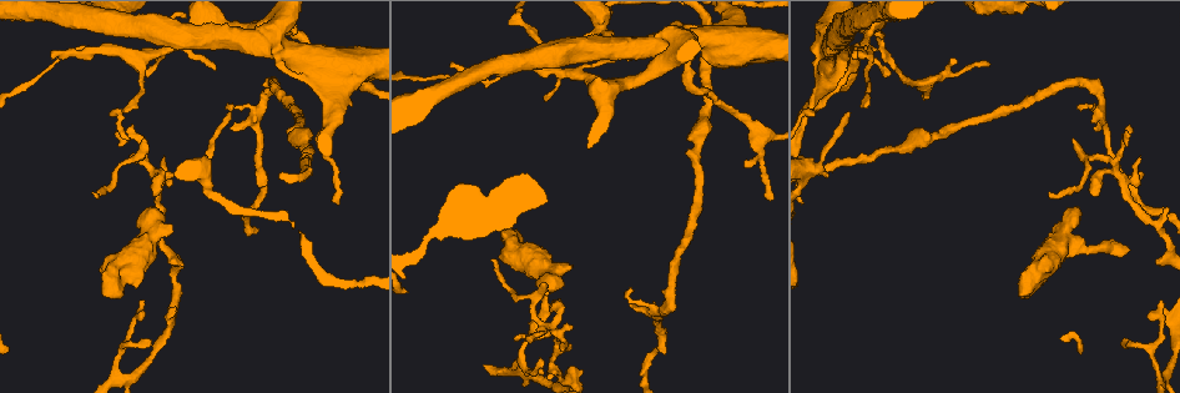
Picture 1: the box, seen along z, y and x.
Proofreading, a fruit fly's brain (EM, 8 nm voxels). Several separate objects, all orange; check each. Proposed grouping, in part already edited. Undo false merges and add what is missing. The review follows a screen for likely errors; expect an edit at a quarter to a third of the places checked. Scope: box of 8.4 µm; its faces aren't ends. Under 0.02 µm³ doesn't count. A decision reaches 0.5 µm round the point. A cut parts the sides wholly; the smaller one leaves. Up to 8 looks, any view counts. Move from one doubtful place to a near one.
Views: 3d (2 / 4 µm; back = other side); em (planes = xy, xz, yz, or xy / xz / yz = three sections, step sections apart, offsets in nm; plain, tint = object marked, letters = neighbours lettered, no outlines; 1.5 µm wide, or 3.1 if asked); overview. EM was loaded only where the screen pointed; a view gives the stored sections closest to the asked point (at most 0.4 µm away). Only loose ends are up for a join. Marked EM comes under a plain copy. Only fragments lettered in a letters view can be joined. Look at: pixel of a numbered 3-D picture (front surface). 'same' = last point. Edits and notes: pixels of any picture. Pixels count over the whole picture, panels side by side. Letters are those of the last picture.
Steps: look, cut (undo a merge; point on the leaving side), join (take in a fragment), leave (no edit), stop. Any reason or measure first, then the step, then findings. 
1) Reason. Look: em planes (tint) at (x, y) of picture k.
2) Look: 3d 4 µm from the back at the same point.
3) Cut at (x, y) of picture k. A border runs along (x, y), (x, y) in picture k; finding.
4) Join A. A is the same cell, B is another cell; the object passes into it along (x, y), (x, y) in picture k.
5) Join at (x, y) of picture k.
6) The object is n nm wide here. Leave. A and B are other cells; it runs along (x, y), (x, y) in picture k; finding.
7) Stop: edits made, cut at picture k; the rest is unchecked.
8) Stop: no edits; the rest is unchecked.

Branch stops here. Look: 3d 2 µm from the back at (165, 156) of picture 1.

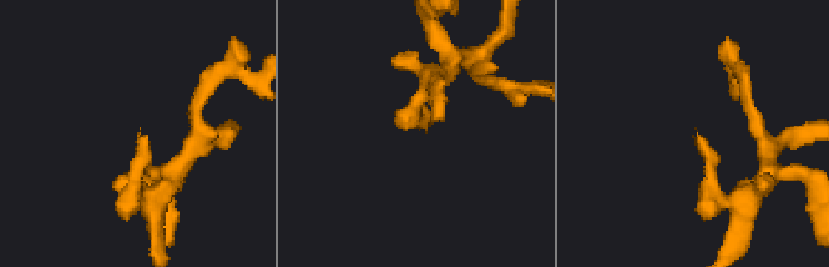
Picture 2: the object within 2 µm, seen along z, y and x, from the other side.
Need the tissue. Look: em planes (letters) at (419, 126) of picture 2.

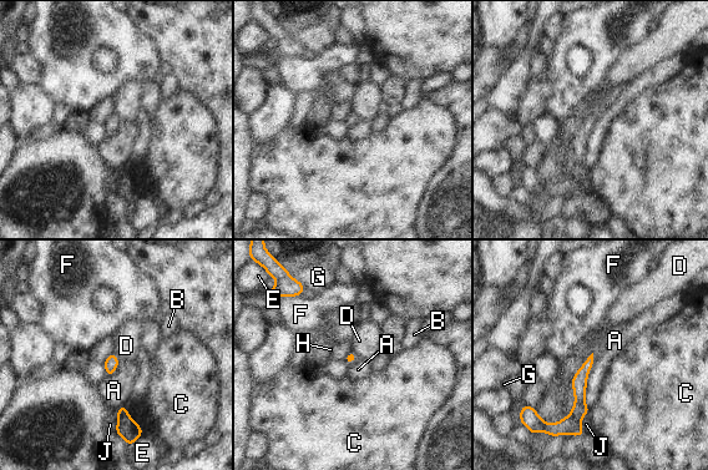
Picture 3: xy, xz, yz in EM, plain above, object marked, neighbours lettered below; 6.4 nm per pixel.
The longest contact is with A, 360 nm. Leave. A, B, C, D, E, F, G, H and J are other cells; it runs along (590, 360), (580, 378), (574, 431) in picture 3; none of them fits.

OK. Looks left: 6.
An open end. Look: 3d 4 µm at (491, 259) of picture 1.

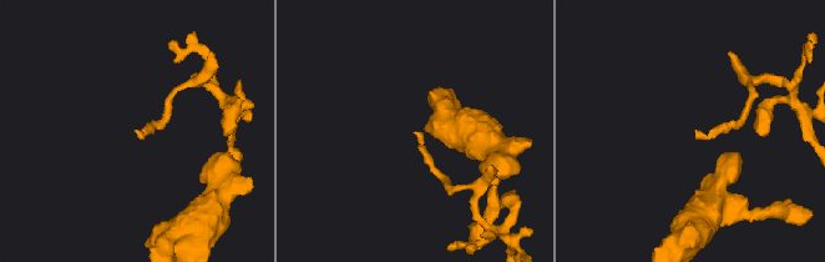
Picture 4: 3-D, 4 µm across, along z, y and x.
Shape alone is not enough. Look: em xy step 4 (letters) at (136, 130) of picture 4.

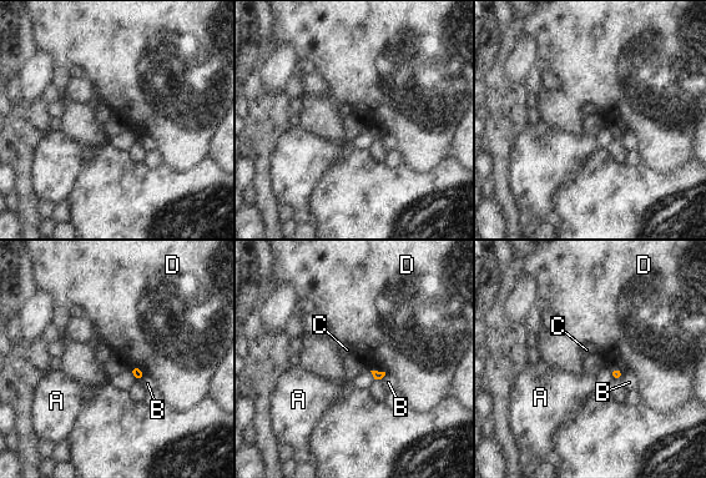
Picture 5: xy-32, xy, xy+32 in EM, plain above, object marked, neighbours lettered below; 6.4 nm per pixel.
Look: em planes (letters) at the same point.

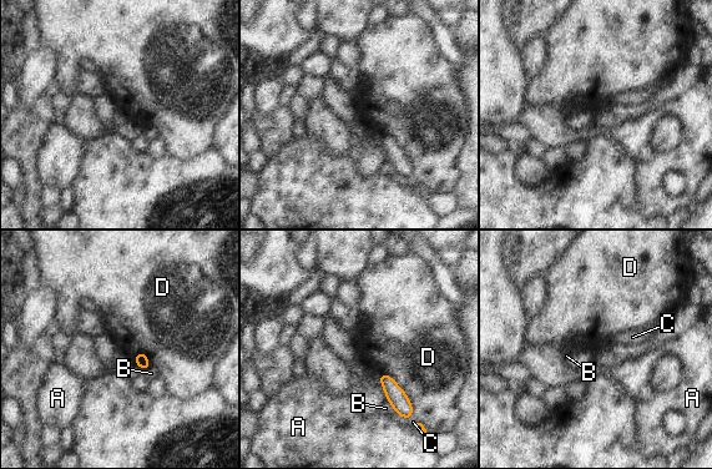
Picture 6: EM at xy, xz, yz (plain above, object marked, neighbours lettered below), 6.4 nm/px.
Leave. A, B, C and D are other cells; a border runs along (379, 374), (403, 391), (412, 415) in picture 6; no lettered fragment goes on from it.

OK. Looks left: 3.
Tapers out. Look: 3d 2 µm from the back at (744, 164) of picture 1.

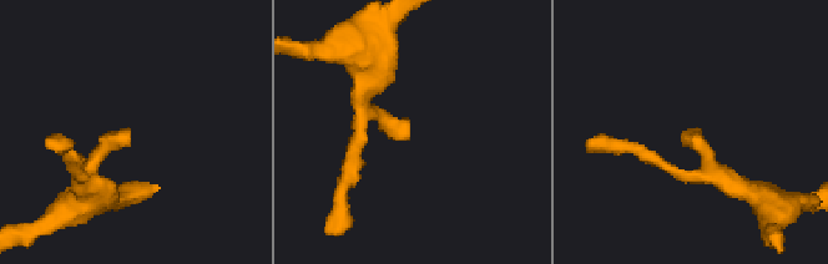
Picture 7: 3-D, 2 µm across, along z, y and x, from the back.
Look: em planes (letters) at (407, 135) of picture 7.

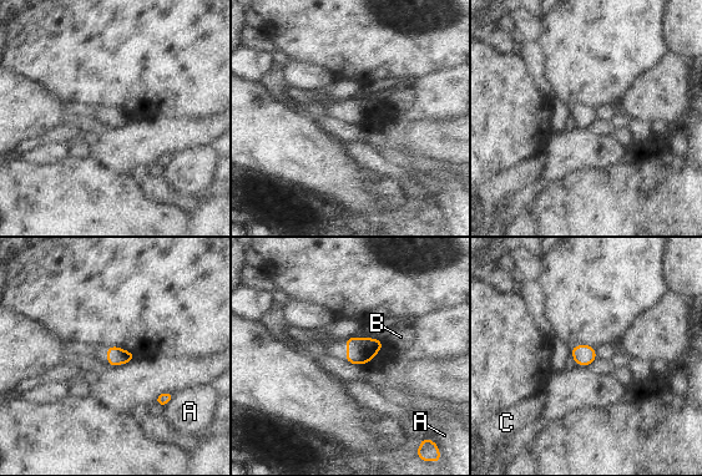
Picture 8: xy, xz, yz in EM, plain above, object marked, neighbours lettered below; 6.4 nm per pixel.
Leave. A, B and C are other cells; a border runs along (380, 342), (383, 347) in picture 8; no lettered fragment goes on from it.

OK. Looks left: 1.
Sharp bend. Look: em planes (letters) at (689, 77) of picture 1.

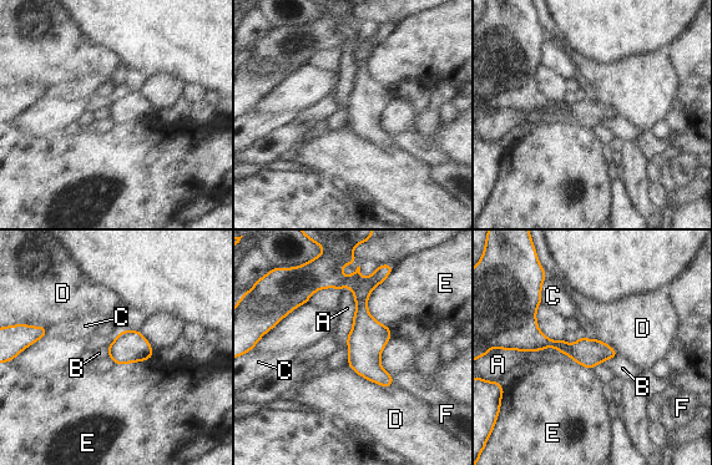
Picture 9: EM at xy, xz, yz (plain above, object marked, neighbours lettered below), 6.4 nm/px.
The object is 180 nm wide here. Leave. A, B, C, D, E and F are other cells; a border runs along (347, 364), (378, 384), (394, 384) in picture 9; continuous, no second neuron.

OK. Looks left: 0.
Stop: no edits; the rest is unchecked.

